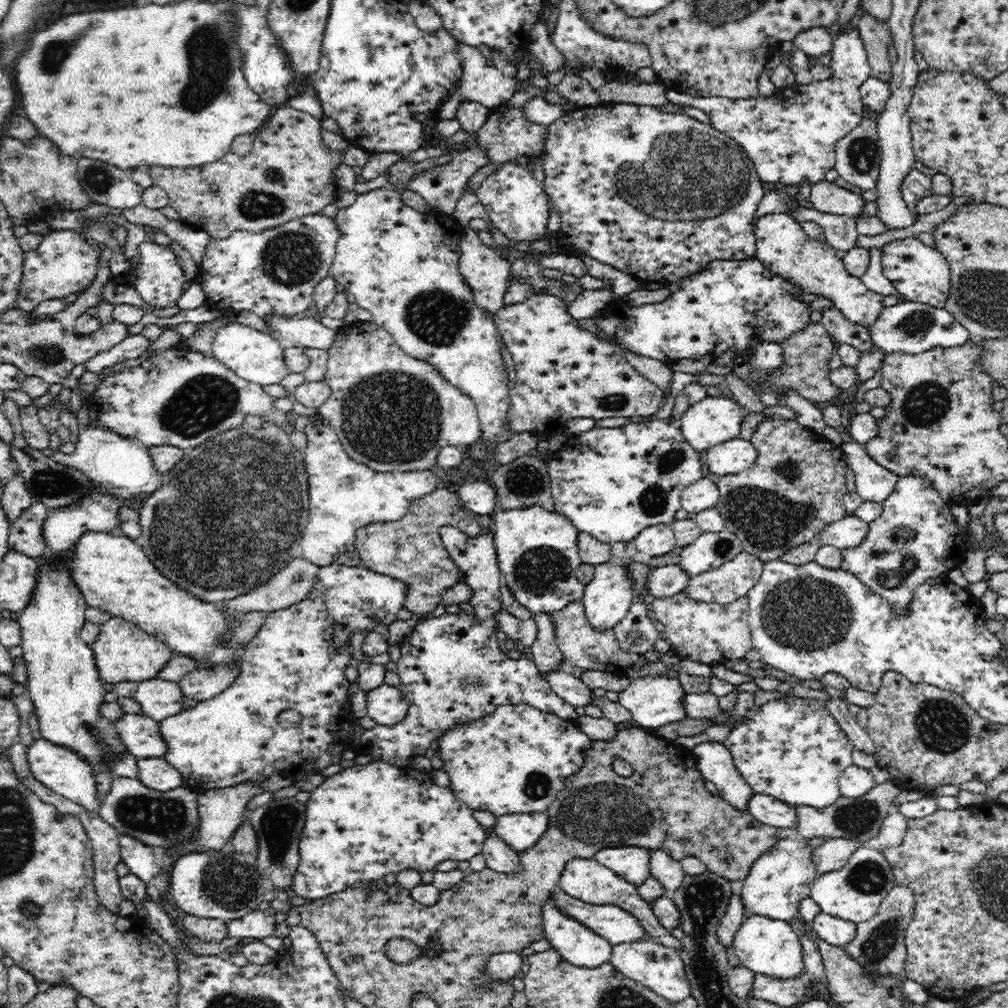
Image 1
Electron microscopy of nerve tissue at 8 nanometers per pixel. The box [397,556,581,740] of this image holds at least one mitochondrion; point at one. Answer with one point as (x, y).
(473, 680)

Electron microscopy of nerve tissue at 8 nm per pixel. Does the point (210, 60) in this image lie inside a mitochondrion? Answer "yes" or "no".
yes

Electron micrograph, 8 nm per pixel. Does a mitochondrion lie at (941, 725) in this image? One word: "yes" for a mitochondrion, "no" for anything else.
yes

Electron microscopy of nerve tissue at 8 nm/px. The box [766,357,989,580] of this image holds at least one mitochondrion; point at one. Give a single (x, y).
(928, 403)

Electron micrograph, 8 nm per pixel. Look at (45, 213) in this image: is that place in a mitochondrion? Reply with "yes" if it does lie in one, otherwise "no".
no

